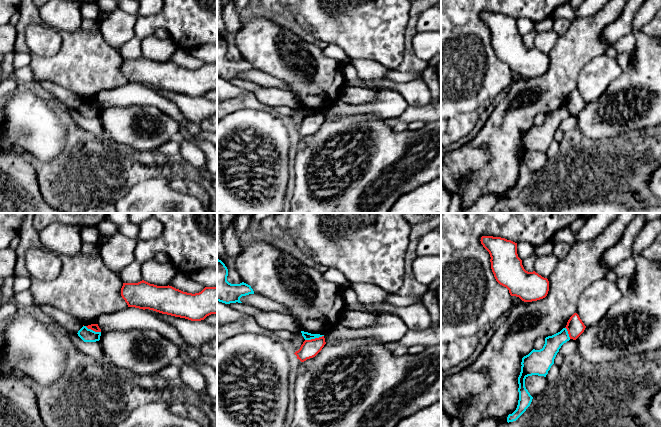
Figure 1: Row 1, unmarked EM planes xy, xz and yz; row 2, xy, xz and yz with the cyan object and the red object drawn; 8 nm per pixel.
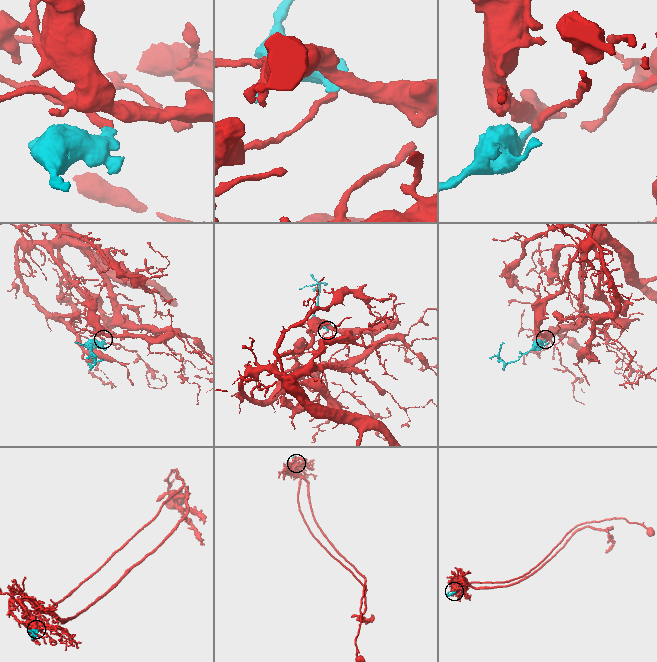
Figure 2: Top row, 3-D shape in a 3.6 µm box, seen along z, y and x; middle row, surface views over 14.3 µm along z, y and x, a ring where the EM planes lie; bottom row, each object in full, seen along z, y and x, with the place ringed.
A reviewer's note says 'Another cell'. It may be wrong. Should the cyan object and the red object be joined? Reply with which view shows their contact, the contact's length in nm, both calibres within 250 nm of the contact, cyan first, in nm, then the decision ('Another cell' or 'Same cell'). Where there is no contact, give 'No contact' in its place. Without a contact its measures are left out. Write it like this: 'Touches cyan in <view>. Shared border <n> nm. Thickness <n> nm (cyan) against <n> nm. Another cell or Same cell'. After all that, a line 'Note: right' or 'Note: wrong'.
Touches cyan in xz. Shared border 160 nm. Thickness 60 nm (cyan) against 140 nm. Another cell
Note: right

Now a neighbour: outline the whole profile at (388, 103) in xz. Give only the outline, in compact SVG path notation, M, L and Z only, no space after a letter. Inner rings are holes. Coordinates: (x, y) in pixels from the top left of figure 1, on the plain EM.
M379 90L373 101L362 104L347 104L340 99L324 111L327 120L357 114L374 115L382 119L400 116L408 107L404 96L397 91Z

